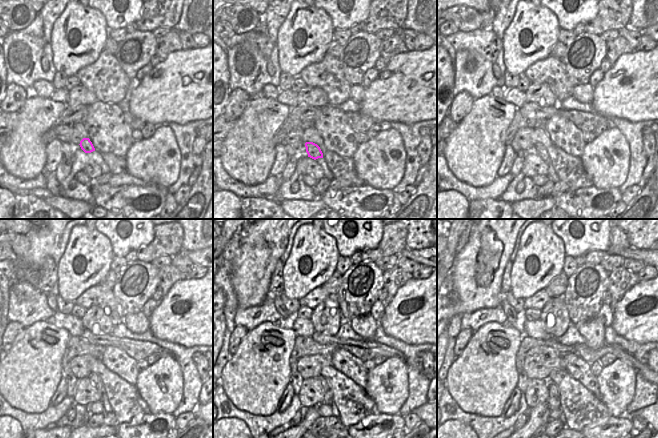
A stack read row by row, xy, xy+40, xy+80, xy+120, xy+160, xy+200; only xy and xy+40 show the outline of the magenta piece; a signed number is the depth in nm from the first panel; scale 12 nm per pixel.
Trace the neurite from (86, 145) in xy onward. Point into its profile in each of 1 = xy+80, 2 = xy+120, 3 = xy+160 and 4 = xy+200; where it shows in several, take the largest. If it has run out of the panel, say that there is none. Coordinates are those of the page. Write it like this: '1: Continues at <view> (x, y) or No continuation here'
1: Continues at xy+80 (540, 150)
2: Continues at xy+120 (97, 382)
3: Continues at xy+160 (328, 395)
4: Continues at xy+200 (553, 401)

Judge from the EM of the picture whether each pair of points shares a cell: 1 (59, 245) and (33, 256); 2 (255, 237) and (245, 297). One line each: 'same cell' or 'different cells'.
1: different cells
2: same cell

